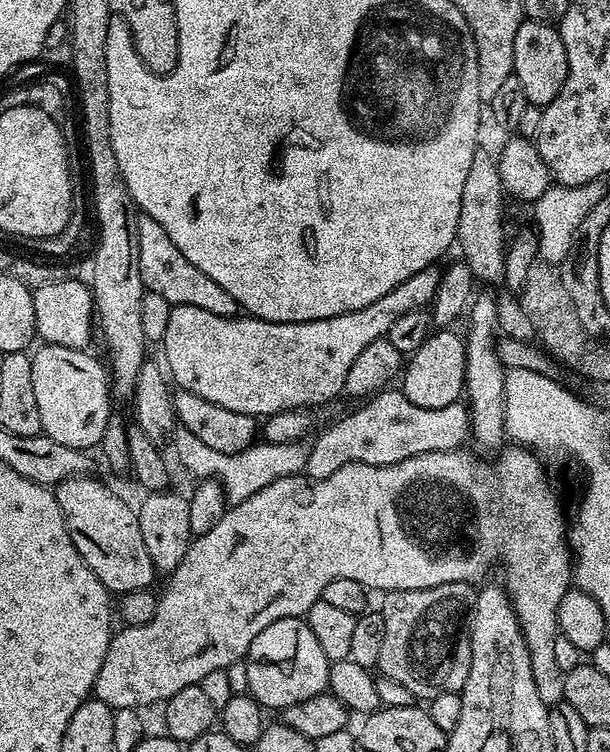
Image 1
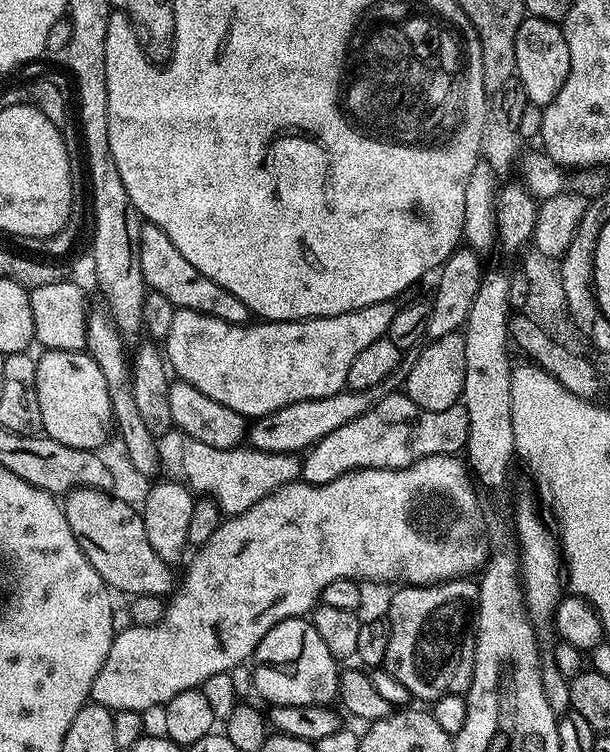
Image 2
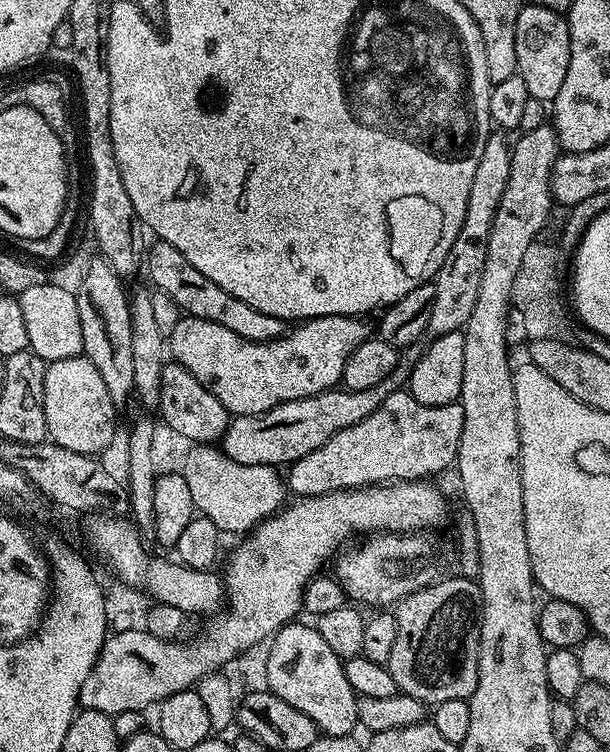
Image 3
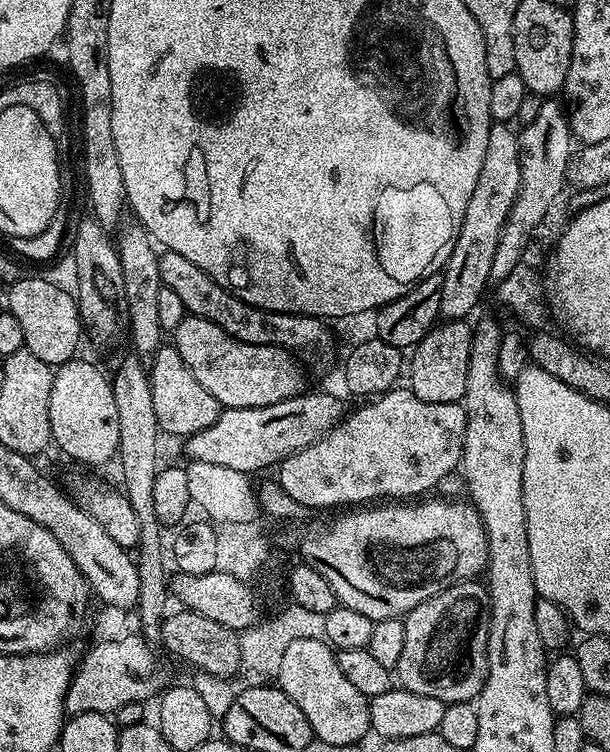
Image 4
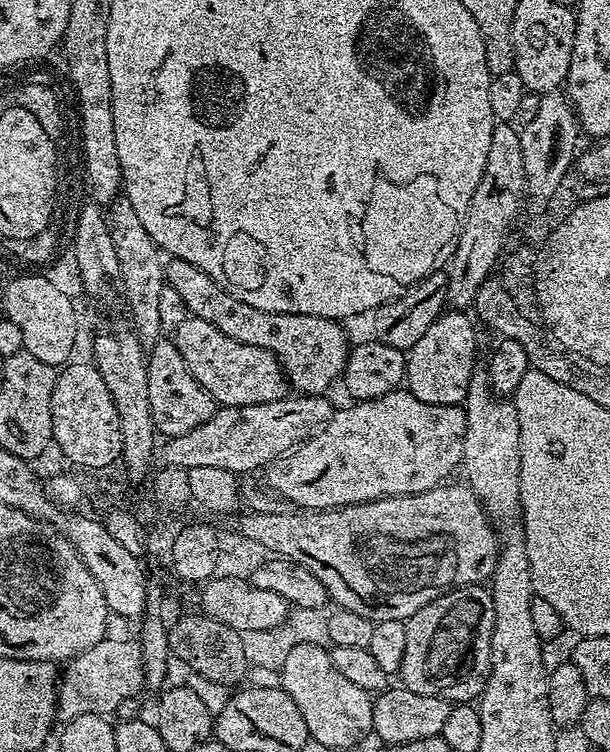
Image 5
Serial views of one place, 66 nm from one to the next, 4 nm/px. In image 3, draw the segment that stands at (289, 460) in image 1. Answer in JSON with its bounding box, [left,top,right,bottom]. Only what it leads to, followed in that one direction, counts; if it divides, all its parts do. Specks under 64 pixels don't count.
[183,444,286,534]

